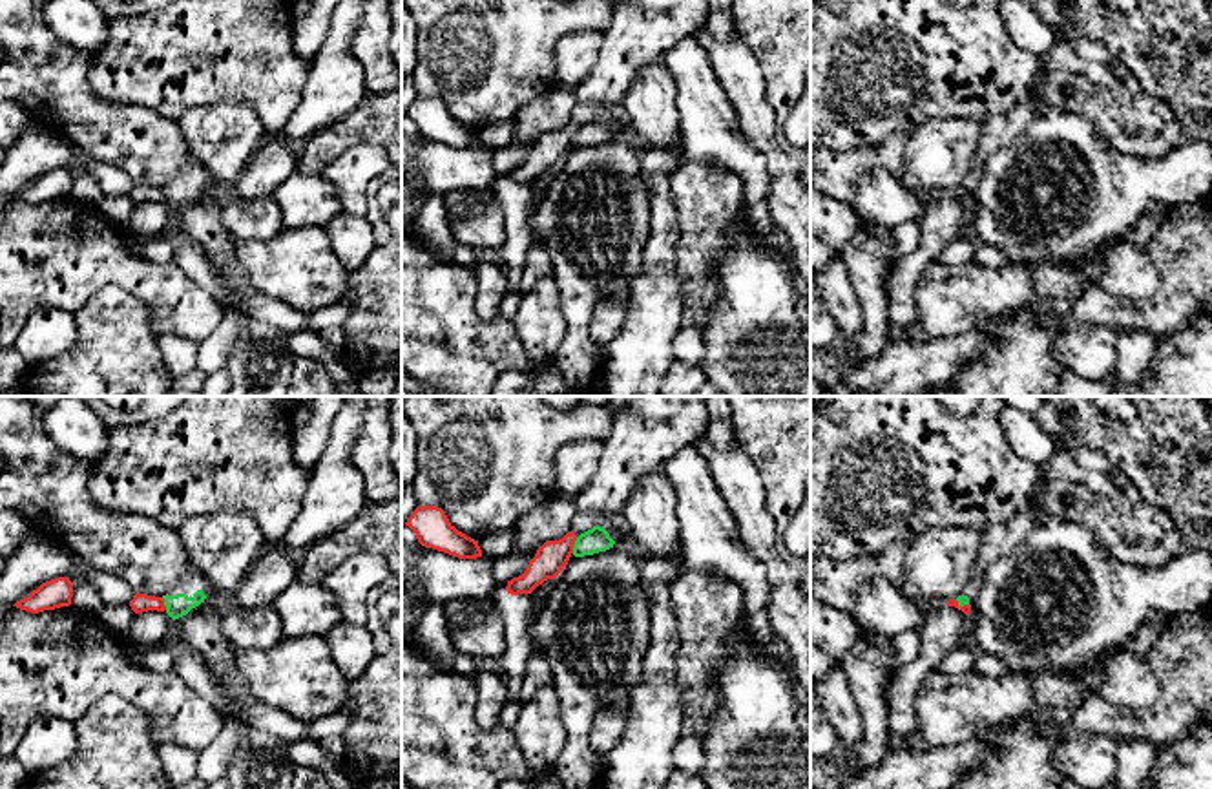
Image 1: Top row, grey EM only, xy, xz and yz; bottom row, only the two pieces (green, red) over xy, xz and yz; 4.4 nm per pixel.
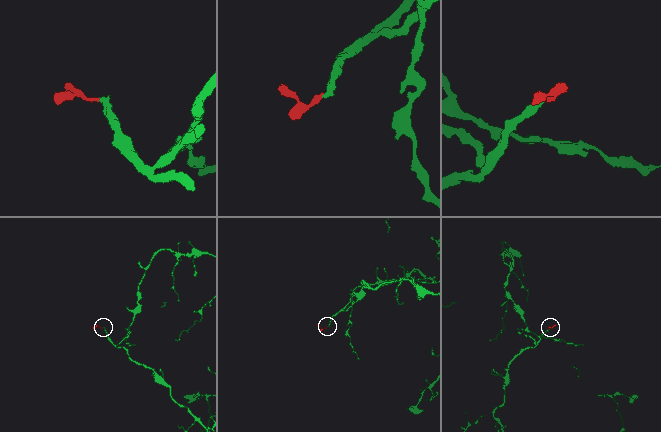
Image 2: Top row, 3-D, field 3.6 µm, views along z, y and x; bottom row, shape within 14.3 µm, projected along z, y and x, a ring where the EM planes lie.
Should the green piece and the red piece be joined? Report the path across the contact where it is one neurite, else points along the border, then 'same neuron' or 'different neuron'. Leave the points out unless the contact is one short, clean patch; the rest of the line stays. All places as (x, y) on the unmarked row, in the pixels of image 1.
along xz (577, 128), (572, 143) | different neuron

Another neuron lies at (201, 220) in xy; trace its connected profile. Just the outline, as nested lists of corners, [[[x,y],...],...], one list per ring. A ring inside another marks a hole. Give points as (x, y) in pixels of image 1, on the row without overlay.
[[[223,186],[206,188],[186,206],[172,210],[170,230],[177,230],[193,239],[195,245],[223,272],[225,285],[235,298],[254,290],[245,268],[235,259],[237,241],[223,225],[223,210],[226,205],[226,190]]]

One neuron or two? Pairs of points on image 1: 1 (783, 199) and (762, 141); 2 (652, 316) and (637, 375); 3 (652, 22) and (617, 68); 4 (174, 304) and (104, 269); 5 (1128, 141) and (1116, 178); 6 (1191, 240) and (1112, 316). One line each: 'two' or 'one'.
1: one
2: one
3: one
4: one
5: two
6: one

